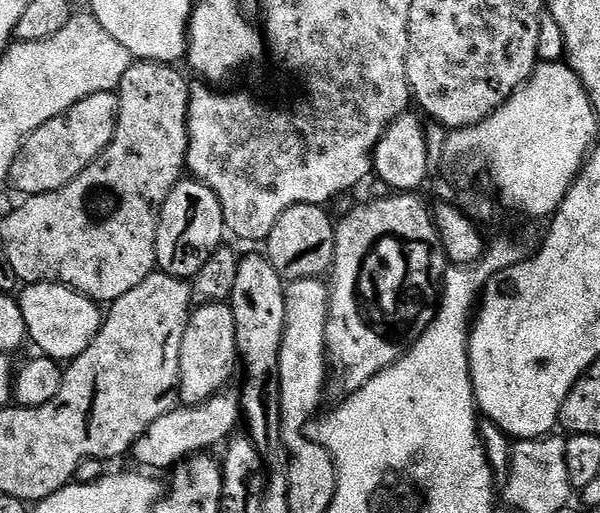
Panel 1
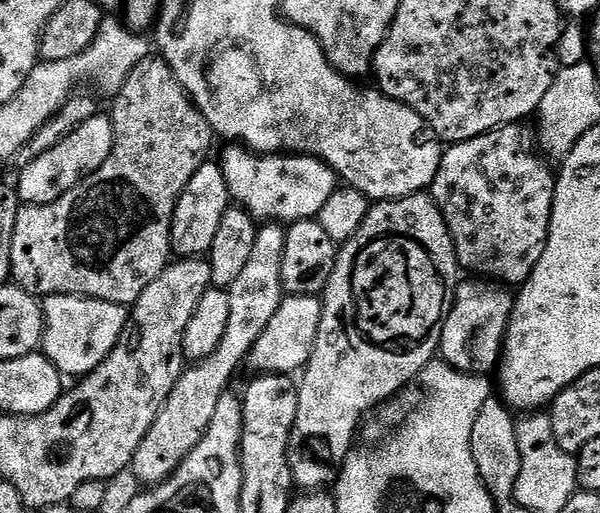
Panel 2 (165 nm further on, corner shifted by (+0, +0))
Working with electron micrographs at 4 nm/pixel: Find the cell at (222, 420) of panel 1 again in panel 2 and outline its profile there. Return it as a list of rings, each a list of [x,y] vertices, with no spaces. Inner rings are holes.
[[[285,295],[274,318],[270,318],[266,328],[248,351],[247,367],[256,368],[252,370],[260,374],[277,372],[279,376],[286,376],[299,373],[314,350],[314,338],[318,338],[318,322],[321,320],[322,300],[319,295]]]

